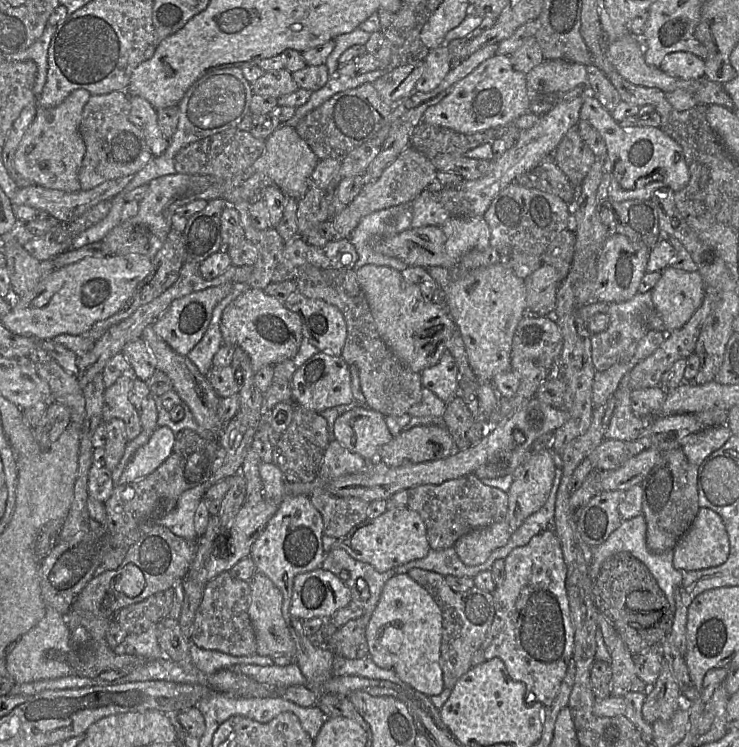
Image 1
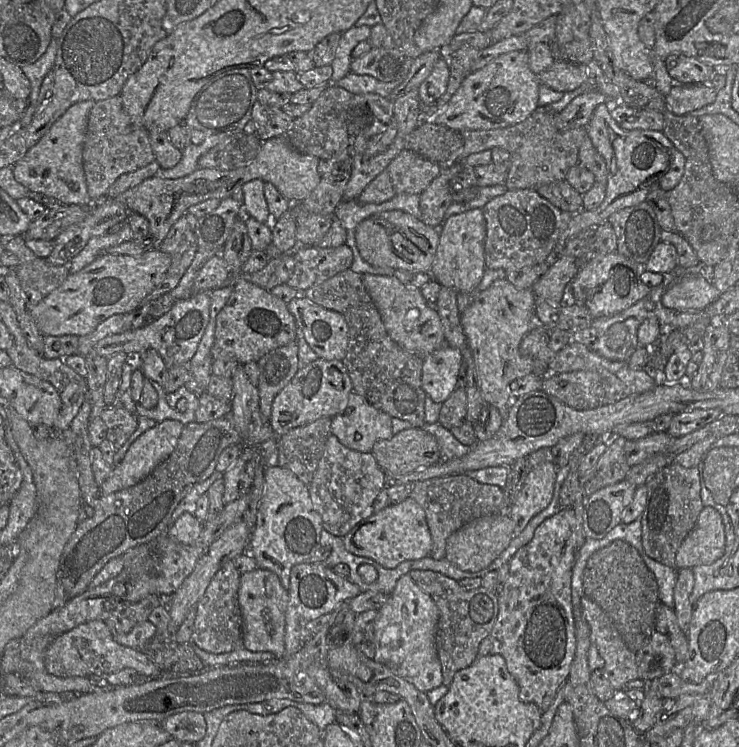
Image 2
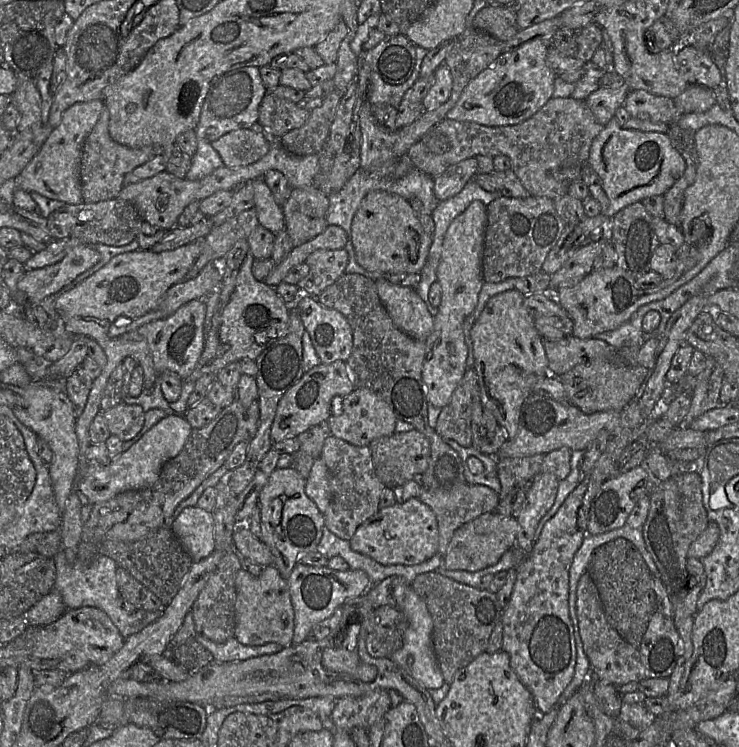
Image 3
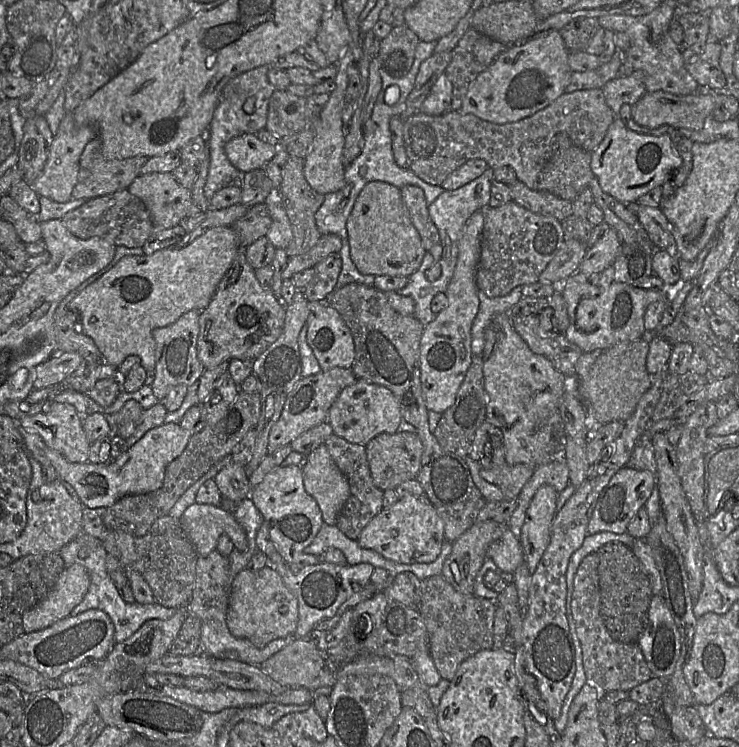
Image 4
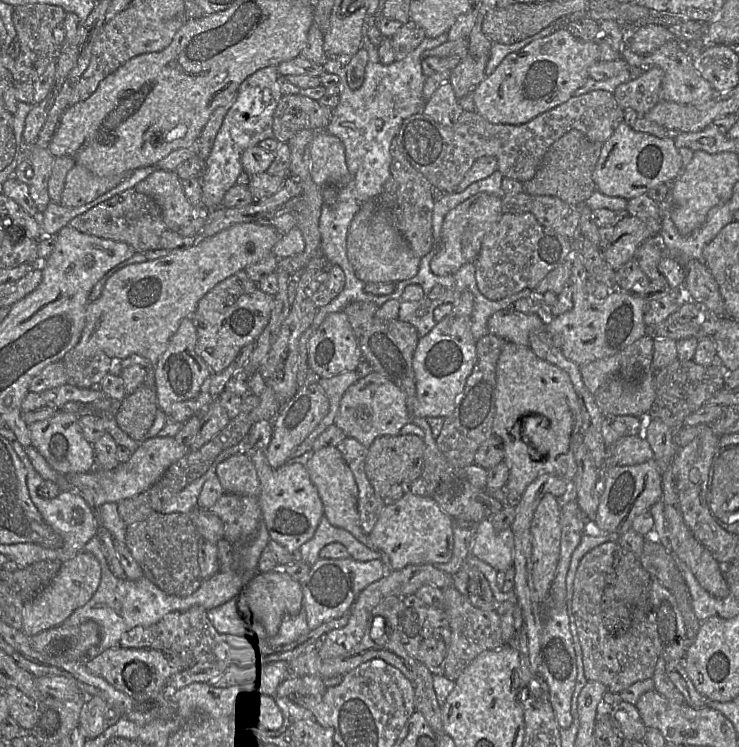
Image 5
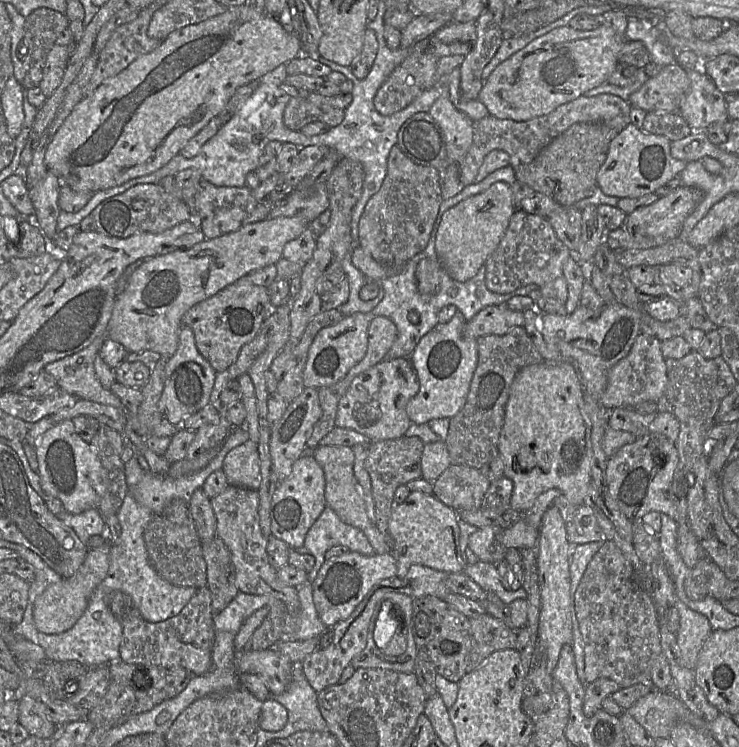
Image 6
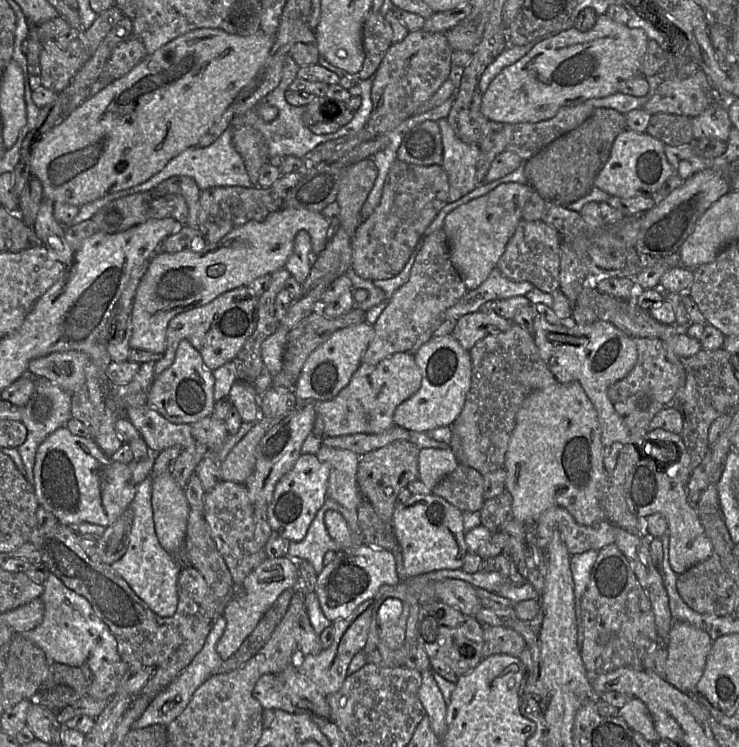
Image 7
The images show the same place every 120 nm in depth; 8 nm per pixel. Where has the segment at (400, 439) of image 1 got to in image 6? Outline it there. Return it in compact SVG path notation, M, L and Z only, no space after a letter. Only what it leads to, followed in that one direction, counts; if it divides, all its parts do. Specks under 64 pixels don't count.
M402 436L395 439L372 441L368 446L366 469L370 476L375 503L375 525L390 544L390 552L392 552L392 540L389 536L388 524L394 506L394 494L400 485L406 485L409 481L422 477L421 456L424 445L419 437Z

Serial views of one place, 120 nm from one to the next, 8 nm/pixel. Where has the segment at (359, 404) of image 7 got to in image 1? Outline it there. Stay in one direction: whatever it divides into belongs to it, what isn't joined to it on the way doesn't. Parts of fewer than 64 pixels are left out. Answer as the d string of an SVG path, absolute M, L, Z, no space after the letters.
M357 406L334 422L333 438L367 460L376 460L379 449L393 438L385 416L368 406Z

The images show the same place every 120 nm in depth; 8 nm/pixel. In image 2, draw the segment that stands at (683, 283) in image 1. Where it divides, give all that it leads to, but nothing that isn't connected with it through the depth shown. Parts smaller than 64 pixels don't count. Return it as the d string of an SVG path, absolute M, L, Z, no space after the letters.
M701 274L682 275L669 285L663 296L665 307L677 312L702 310L716 302L721 293Z

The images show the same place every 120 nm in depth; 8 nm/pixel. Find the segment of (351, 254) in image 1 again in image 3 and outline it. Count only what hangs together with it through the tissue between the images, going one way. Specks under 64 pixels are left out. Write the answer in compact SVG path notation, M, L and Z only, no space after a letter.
M345 248L317 250L311 253L305 261L309 267L309 272L298 282L297 287L311 297L319 296L325 288L345 273L348 258L348 252Z

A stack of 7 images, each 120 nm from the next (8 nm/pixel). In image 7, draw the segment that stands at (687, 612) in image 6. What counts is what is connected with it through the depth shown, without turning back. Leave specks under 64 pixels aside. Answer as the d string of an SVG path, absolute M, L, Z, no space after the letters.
M673 621L667 639L668 656L665 668L666 681L677 689L692 694L695 697L696 685L703 675L712 643L713 640L706 631L688 622Z

